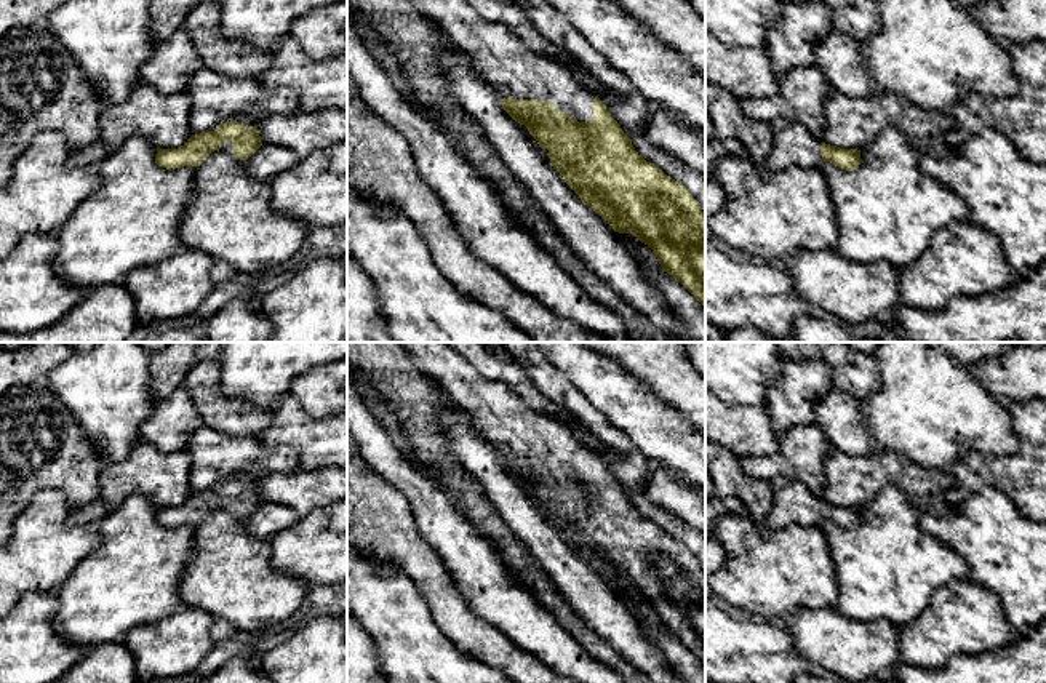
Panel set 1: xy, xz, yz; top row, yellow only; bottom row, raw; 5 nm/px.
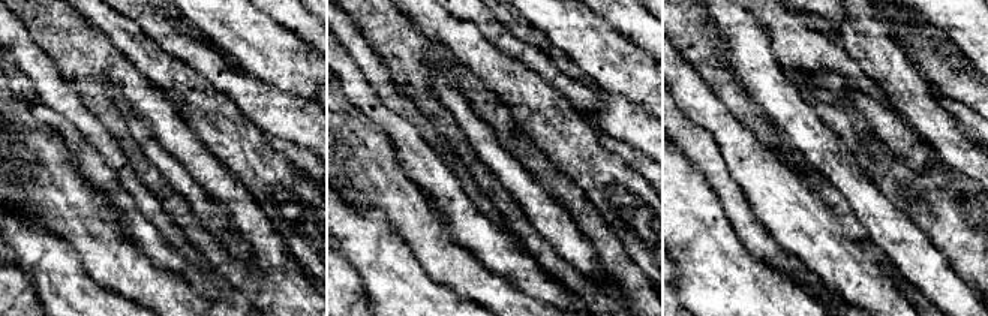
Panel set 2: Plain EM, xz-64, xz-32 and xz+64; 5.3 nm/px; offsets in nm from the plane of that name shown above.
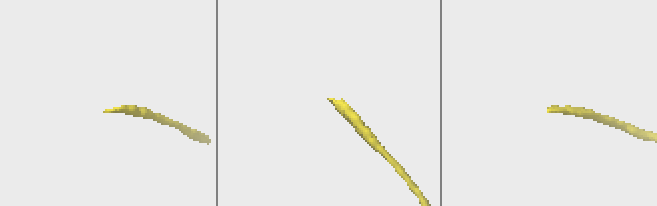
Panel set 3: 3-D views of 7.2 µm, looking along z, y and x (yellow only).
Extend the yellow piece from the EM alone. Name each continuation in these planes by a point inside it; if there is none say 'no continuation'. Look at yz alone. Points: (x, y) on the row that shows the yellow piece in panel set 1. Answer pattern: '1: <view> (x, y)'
1: yz (794, 144)

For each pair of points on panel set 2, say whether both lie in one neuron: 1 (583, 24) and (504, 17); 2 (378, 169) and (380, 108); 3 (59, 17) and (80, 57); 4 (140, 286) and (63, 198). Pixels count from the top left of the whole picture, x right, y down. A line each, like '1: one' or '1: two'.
1: two
2: two
3: one
4: one

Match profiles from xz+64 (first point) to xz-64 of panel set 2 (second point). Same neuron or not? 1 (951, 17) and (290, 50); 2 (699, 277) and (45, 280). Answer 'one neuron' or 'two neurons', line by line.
1: two neurons
2: one neuron

